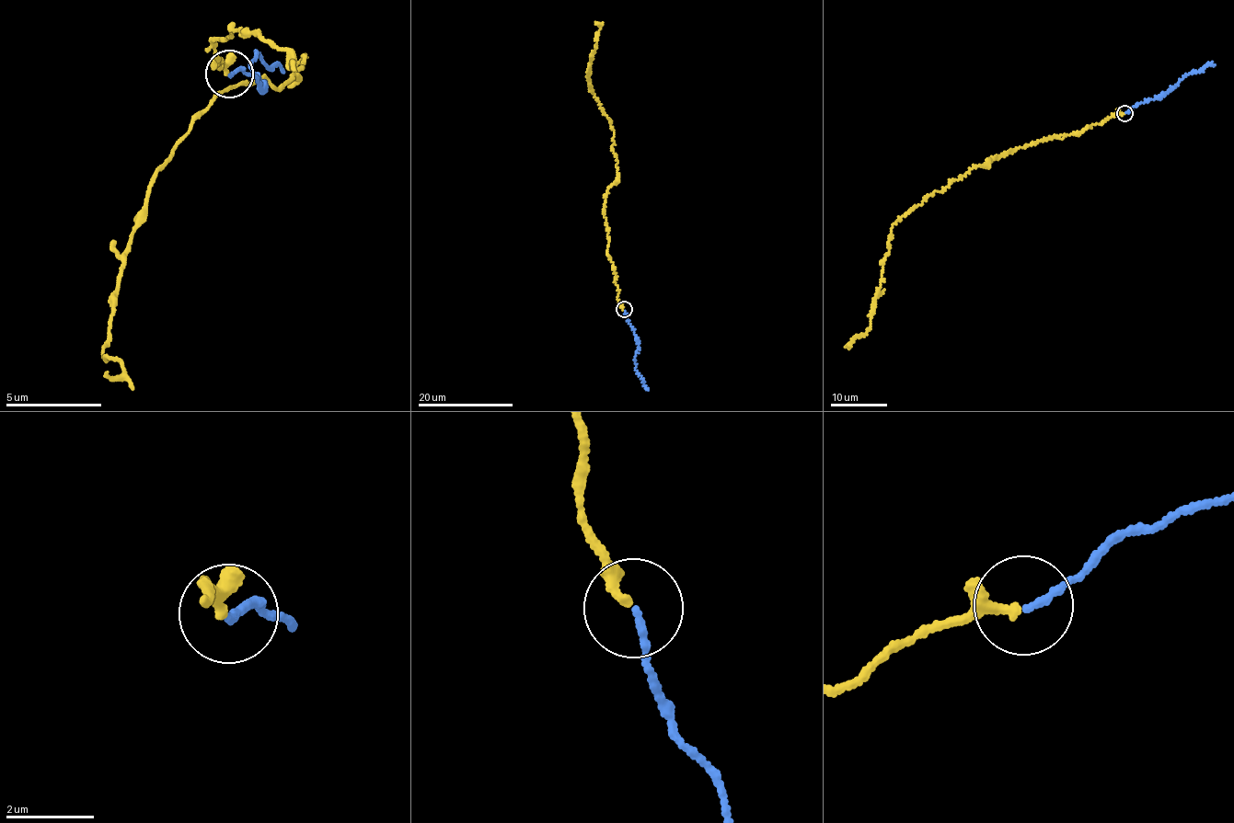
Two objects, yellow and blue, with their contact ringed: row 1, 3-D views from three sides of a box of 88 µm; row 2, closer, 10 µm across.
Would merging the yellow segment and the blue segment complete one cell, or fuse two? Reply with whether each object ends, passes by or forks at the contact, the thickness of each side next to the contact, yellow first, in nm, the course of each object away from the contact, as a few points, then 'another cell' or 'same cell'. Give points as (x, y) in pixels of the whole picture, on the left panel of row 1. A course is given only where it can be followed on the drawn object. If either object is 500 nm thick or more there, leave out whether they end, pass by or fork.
yellow passes by; blue ends; calibres 160 and 150 nm; course yellow (225, 74), (214, 38), (235, 24), (307, 55), (293, 82), (210, 104), (155, 175), (108, 371); course blue (230, 75), (242, 69), (263, 84), (251, 58), (261, 53), (267, 69), (276, 63), (282, 73); same cell

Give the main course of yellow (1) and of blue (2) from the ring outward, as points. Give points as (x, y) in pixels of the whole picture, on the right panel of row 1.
1: (1124, 114), (1079, 133), (1042, 140), (975, 165), (914, 208), (892, 232), (870, 328), (845, 347)
2: (1124, 113), (1137, 104), (1169, 91), (1190, 72), (1200, 72), (1214, 64)

